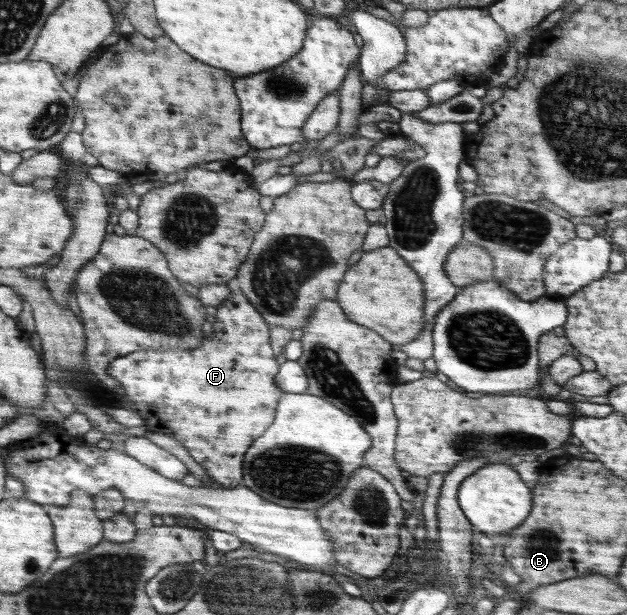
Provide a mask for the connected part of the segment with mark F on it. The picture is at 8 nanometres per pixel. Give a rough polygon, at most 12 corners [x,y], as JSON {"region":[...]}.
{"region":[[243,294],[196,350],[114,360],[125,408],[218,486],[272,425],[280,364]]}

